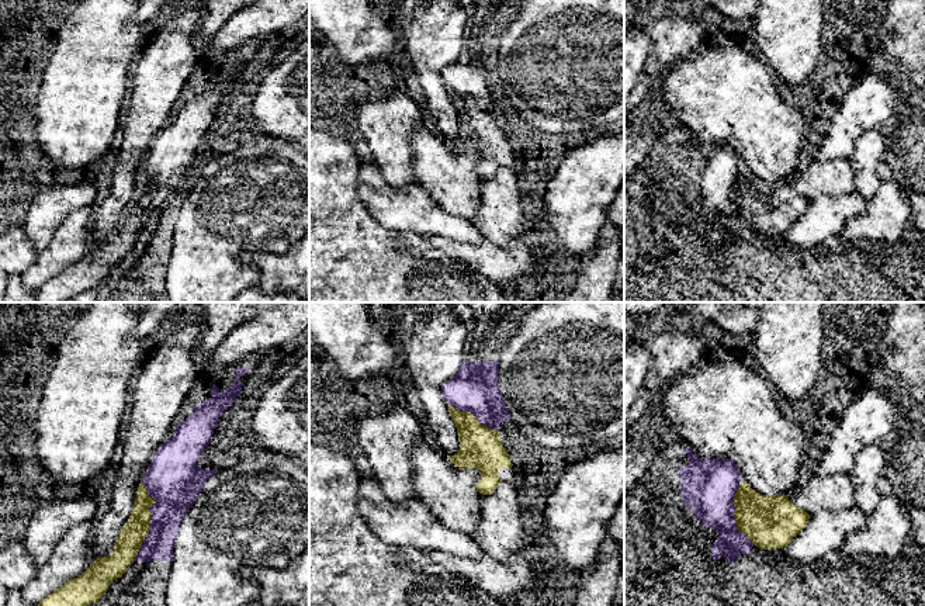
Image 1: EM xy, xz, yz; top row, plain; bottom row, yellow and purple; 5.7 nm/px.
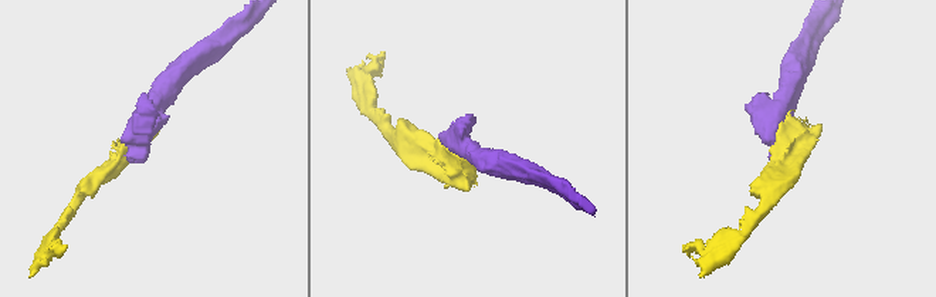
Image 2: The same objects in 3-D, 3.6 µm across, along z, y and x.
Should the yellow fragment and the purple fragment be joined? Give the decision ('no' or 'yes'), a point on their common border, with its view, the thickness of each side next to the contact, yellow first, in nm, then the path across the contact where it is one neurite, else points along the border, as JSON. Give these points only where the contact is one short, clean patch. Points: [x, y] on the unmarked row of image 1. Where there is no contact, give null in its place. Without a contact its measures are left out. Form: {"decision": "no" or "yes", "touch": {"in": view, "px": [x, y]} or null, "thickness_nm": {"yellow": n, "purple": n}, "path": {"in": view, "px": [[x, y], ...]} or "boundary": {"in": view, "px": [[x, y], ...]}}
{"decision": "no", "touch": {"in": "xy", "px": [149, 205]}, "thickness_nm": {"yellow": 140, "purple": 280}}

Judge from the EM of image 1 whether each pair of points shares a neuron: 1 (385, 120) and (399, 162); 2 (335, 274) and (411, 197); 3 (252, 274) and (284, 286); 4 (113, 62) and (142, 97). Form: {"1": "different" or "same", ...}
{"1": "same", "2": "different", "3": "different", "4": "different"}

